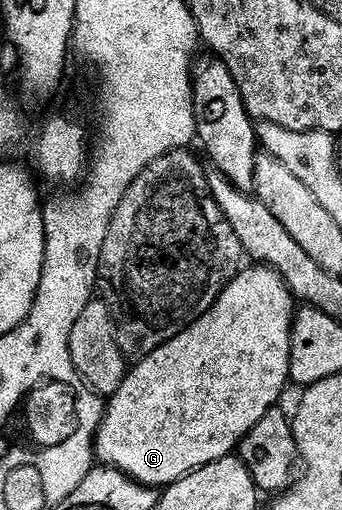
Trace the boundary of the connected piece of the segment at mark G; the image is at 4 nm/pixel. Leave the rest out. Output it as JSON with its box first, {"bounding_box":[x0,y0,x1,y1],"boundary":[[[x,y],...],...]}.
{"bounding_box":[94,265,294,489],"boundary":[[[256,265],[253,268],[252,275],[237,274],[235,280],[228,284],[216,304],[212,306],[211,312],[205,315],[201,322],[192,323],[188,326],[187,331],[180,334],[180,338],[172,340],[167,347],[158,348],[155,355],[149,355],[146,361],[139,364],[140,371],[133,370],[130,377],[125,378],[124,386],[118,389],[118,393],[114,393],[107,400],[104,419],[96,431],[94,448],[95,458],[101,464],[118,468],[119,471],[123,471],[125,475],[129,475],[130,478],[146,487],[157,489],[169,487],[171,483],[185,479],[191,471],[197,471],[200,467],[205,467],[222,457],[233,454],[246,437],[246,433],[250,433],[250,429],[254,429],[254,425],[258,425],[258,421],[262,421],[262,417],[266,417],[266,413],[271,407],[277,406],[281,402],[280,394],[283,393],[284,386],[289,386],[290,383],[294,300],[291,291],[284,284],[284,278],[276,274],[271,267]]]}

